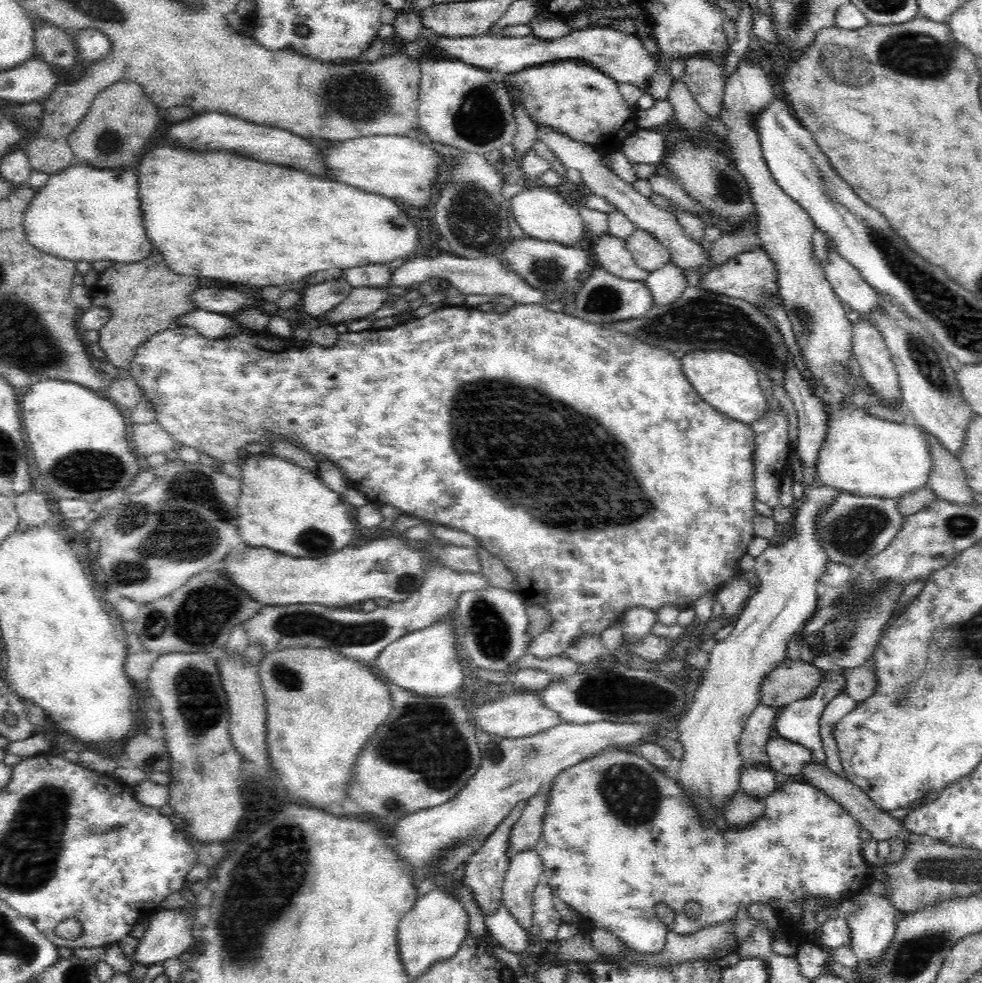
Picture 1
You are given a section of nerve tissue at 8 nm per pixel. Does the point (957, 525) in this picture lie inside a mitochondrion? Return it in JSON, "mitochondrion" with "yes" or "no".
{"mitochondrion":"yes"}

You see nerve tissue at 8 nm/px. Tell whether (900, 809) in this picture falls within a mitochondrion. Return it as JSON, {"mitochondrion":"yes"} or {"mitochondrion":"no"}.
{"mitochondrion":"no"}

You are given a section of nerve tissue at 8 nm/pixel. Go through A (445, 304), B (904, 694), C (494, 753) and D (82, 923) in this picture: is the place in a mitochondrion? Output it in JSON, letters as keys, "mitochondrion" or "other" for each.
{"A":"other","B":"mitochondrion","C":"mitochondrion","D":"other"}

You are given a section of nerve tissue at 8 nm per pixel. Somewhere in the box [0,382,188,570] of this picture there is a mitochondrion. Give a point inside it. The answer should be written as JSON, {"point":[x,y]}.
{"point":[97,471]}

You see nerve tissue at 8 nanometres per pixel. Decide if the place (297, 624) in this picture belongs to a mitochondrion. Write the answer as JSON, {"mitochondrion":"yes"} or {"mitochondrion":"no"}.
{"mitochondrion":"yes"}

